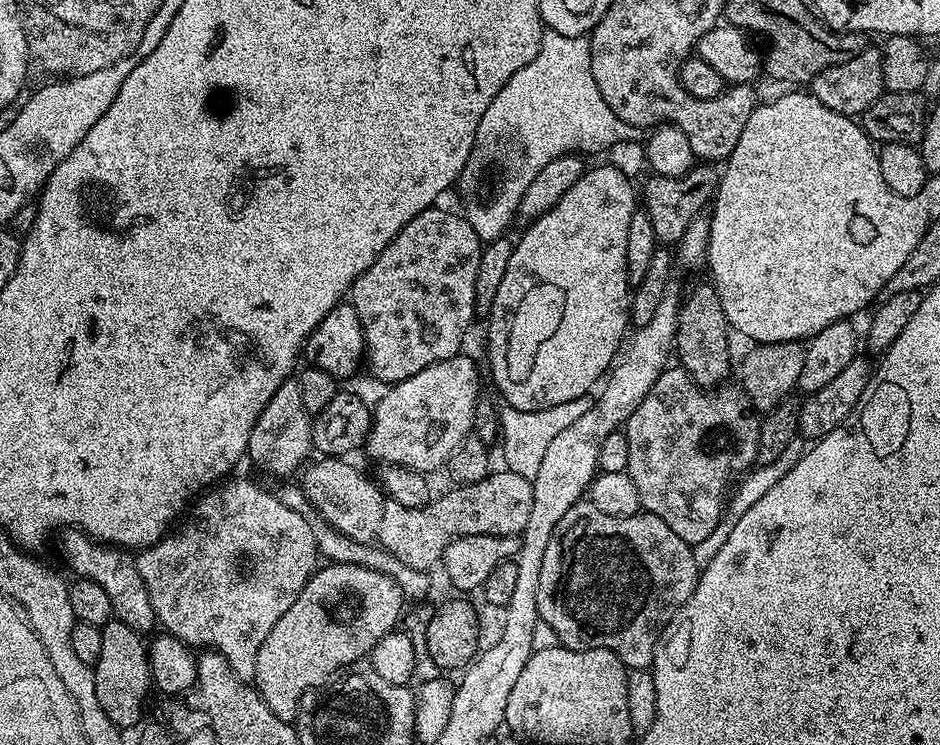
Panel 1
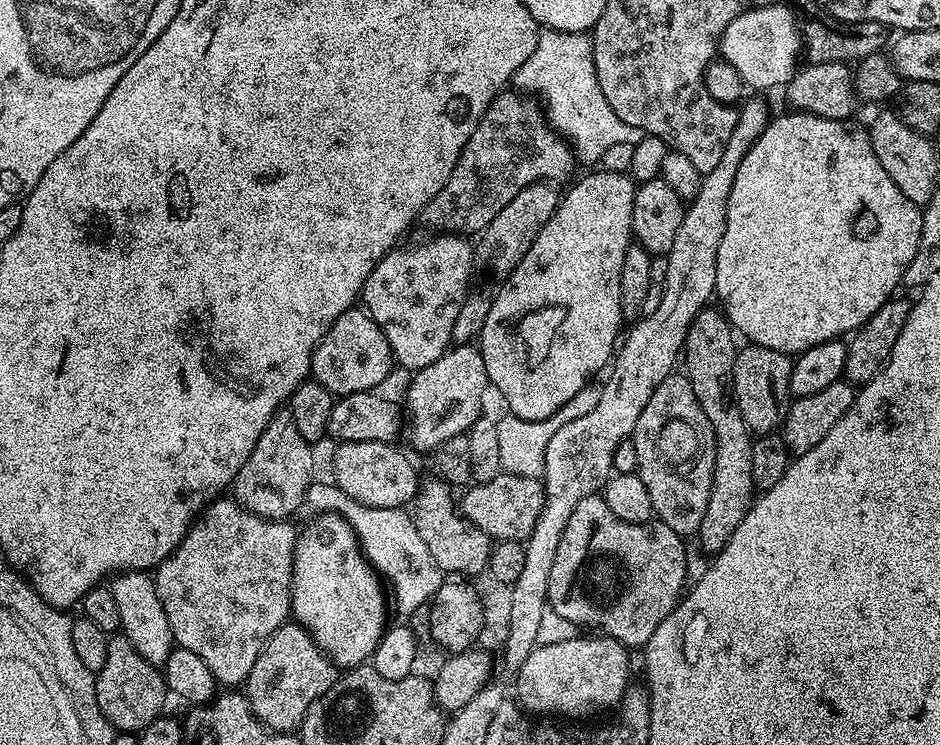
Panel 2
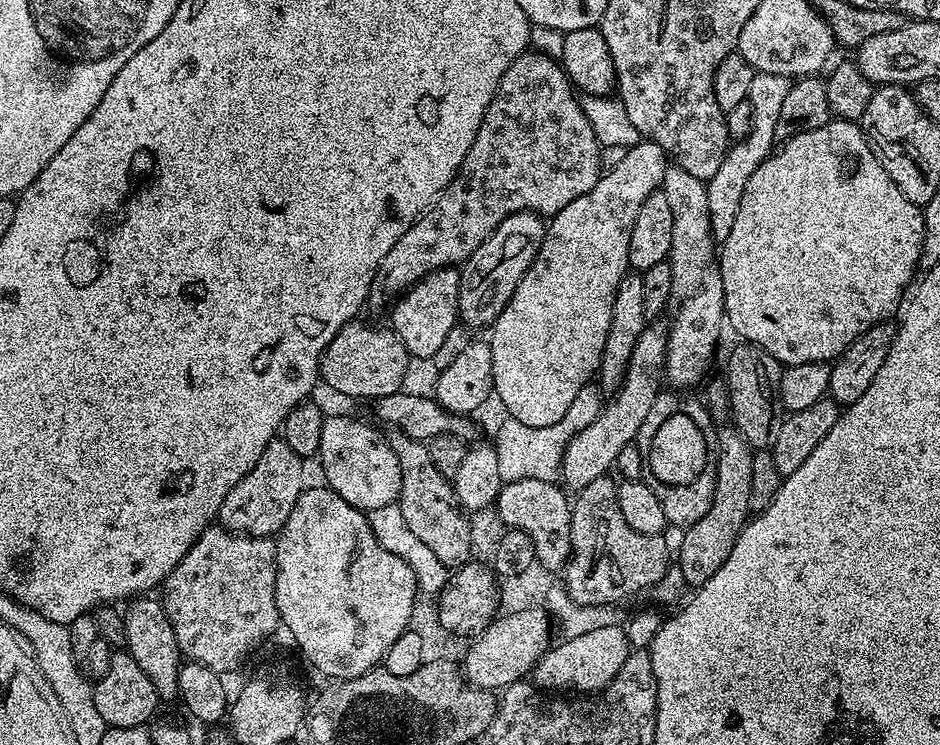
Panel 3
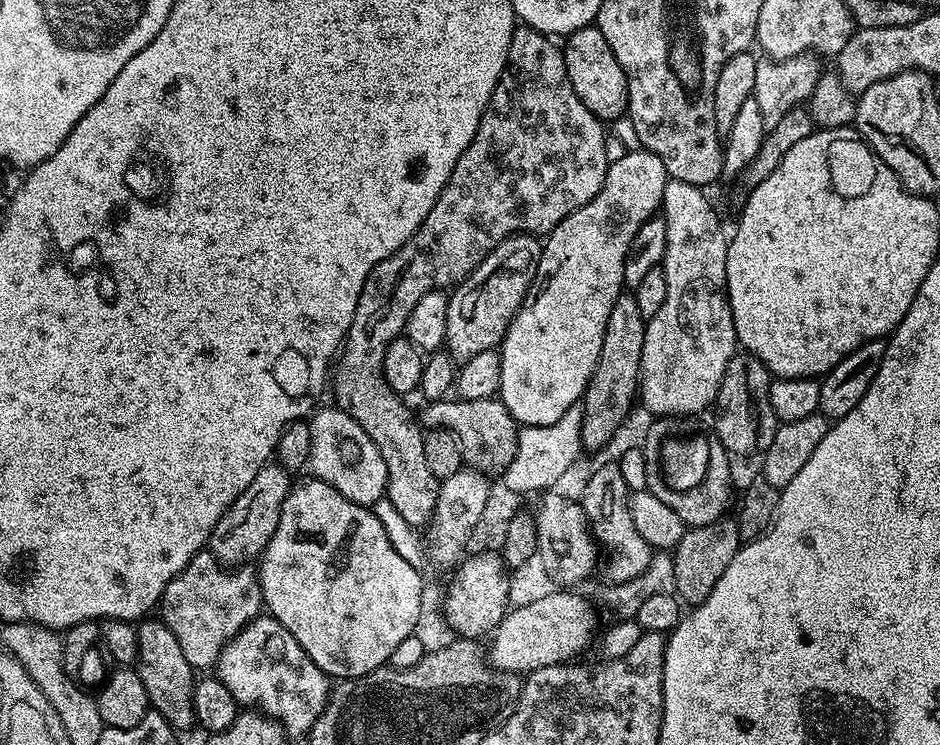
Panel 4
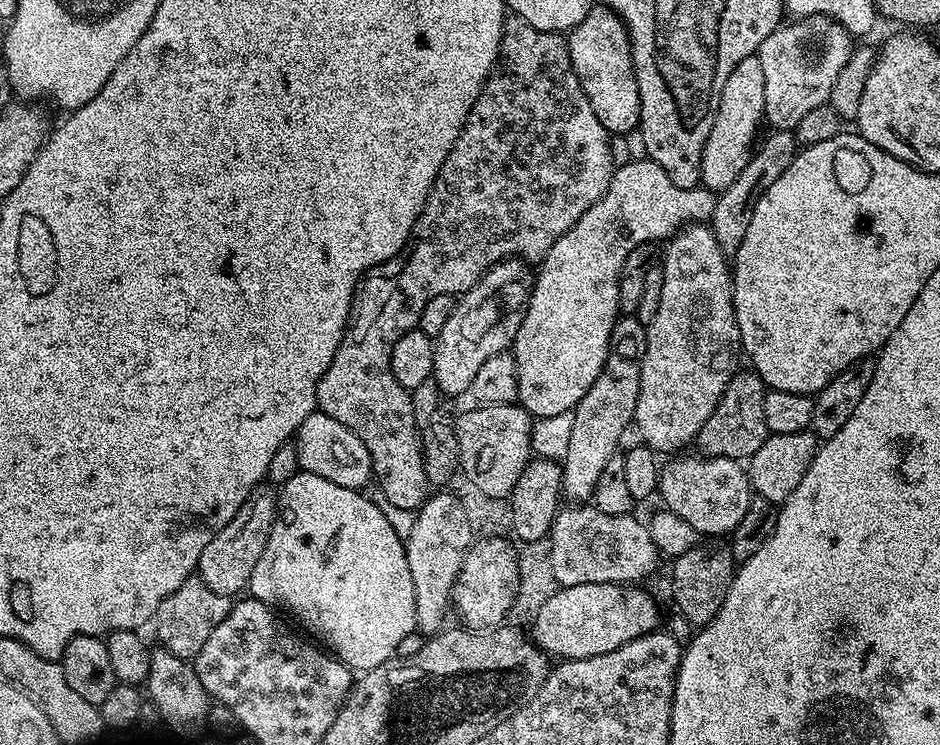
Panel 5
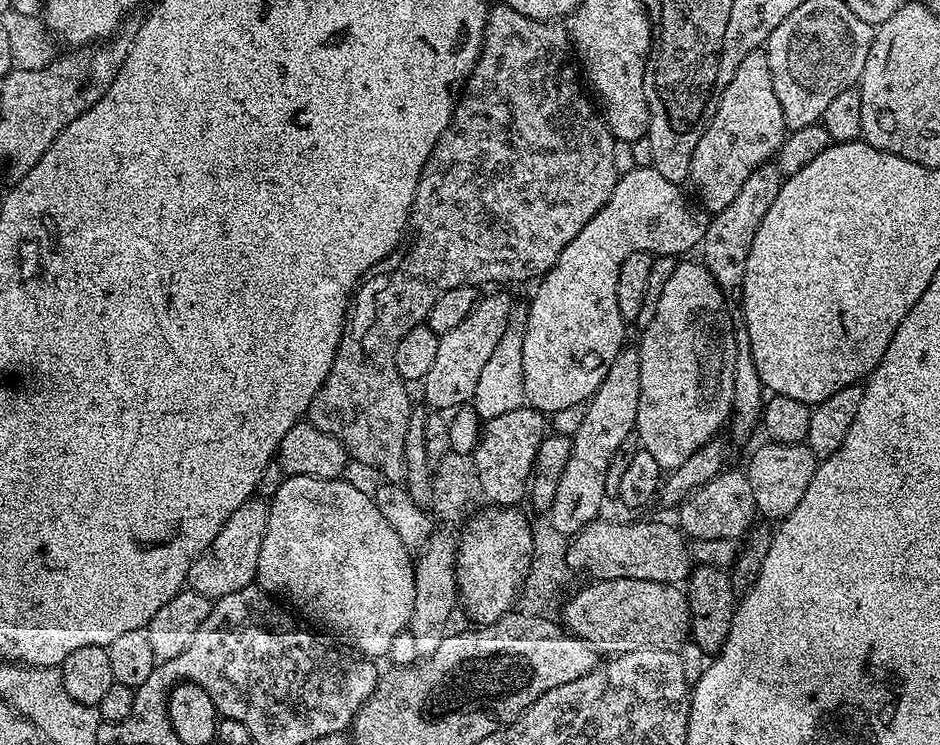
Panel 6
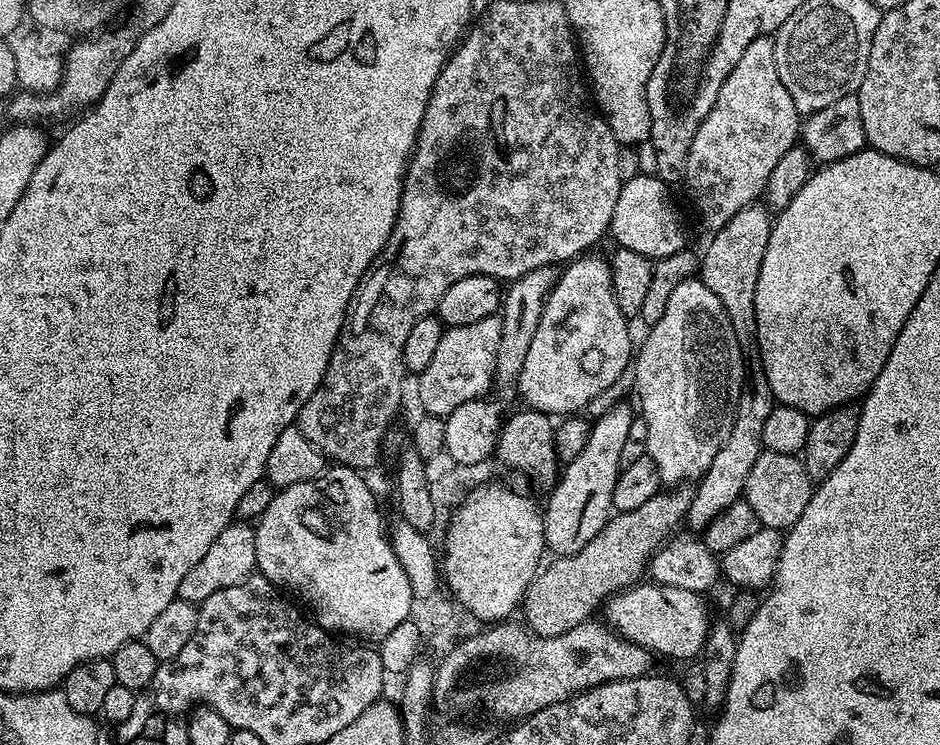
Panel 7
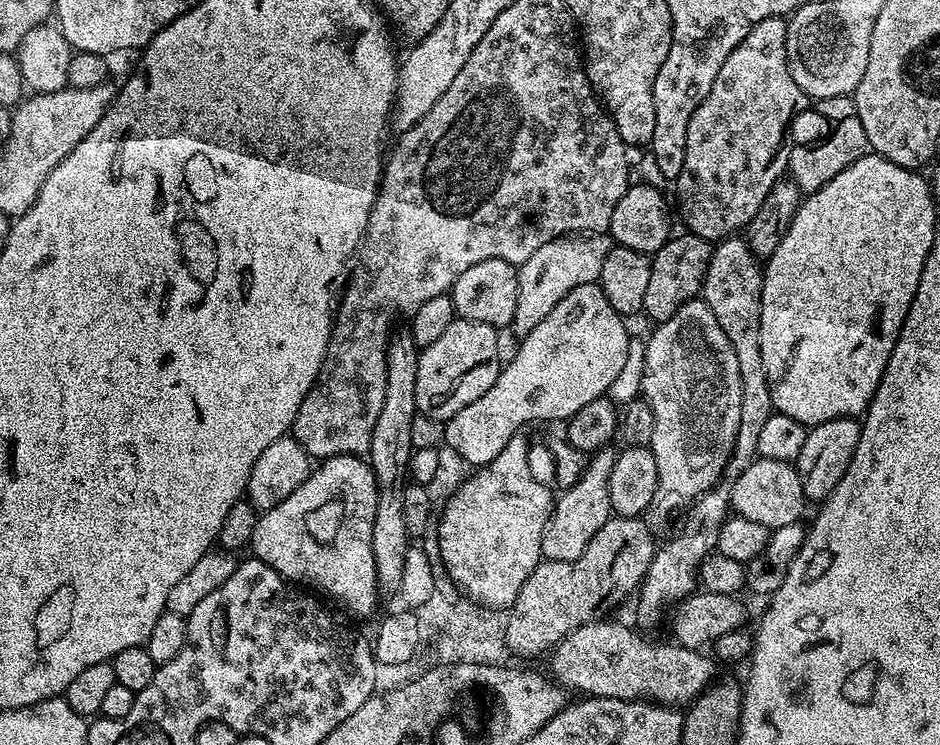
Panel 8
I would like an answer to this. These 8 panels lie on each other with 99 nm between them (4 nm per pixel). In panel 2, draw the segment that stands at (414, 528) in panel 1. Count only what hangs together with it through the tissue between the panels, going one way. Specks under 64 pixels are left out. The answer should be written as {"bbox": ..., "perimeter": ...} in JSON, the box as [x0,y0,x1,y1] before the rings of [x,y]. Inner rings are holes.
{"bbox":[458,471,544,541],"perimeter":[[[501,471],[500,475],[484,484],[473,483],[464,497],[459,497],[458,508],[469,524],[478,526],[493,541],[527,541],[534,530],[544,505],[544,485],[540,480]]]}

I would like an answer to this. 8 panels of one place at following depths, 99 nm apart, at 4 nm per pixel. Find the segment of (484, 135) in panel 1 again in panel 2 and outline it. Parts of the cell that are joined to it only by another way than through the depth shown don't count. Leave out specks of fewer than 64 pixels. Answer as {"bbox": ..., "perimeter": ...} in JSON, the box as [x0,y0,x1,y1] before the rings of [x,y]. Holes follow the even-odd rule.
{"bbox":[511,31,644,165],"perimeter":[[[541,31],[538,46],[534,46],[534,54],[530,54],[530,58],[526,58],[526,62],[522,62],[522,66],[518,66],[511,83],[521,93],[531,94],[539,101],[546,113],[548,123],[571,144],[573,153],[581,165],[599,165],[596,163],[607,152],[612,152],[615,148],[626,147],[625,149],[627,149],[629,146],[635,146],[644,141],[644,132],[638,130],[638,126],[630,126],[630,122],[622,122],[622,118],[618,118],[618,114],[614,114],[614,106],[610,106],[610,102],[606,102],[606,94],[602,94],[602,86],[598,86],[598,78],[594,70],[592,42],[583,32]]]}

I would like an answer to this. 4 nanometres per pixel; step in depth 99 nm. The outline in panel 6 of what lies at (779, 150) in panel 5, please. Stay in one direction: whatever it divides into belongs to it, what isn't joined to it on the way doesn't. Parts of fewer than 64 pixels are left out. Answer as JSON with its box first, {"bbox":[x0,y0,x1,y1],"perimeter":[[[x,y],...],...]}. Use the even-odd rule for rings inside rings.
{"bbox":[702,163,782,294],"perimeter":[[[775,163],[763,164],[761,168],[754,170],[754,174],[750,174],[750,178],[746,178],[746,183],[742,186],[742,190],[738,190],[734,202],[730,202],[726,210],[717,212],[711,217],[704,235],[702,262],[710,270],[714,282],[718,282],[718,286],[726,294],[739,293],[743,289],[746,258],[750,254],[754,234],[762,218],[766,218],[766,210],[770,210],[774,198],[778,198],[781,183],[782,173]]]}

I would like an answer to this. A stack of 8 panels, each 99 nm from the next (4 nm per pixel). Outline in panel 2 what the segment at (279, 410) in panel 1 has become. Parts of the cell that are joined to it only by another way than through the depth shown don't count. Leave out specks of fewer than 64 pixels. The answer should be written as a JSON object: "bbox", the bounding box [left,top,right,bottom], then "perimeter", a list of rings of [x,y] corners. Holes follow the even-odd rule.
{"bbox":[234,411,316,520],"perimeter":[[[291,411],[277,412],[274,418],[270,418],[266,430],[262,430],[262,438],[258,438],[250,458],[246,458],[246,466],[242,466],[242,470],[238,470],[234,481],[236,503],[246,510],[250,510],[255,516],[261,516],[263,520],[288,520],[291,512],[299,513],[306,490],[314,483],[312,467],[315,466],[316,460],[312,457],[312,448],[313,445],[306,438],[302,438],[302,434],[298,434],[298,426],[294,426]]]}

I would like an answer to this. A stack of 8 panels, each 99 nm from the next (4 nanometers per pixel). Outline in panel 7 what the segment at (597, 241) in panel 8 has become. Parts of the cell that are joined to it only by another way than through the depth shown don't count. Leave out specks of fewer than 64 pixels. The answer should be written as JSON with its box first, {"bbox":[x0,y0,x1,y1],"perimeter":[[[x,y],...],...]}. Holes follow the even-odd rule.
{"bbox":[495,267,558,387],"perimeter":[[[555,267],[530,270],[522,278],[511,281],[502,296],[502,307],[498,313],[502,322],[502,339],[498,341],[498,358],[496,359],[495,387],[517,387],[522,366],[526,366],[526,350],[530,350],[530,342],[534,338],[534,330],[538,330],[540,315],[548,297],[552,295],[552,287],[556,285],[558,275]]]}

